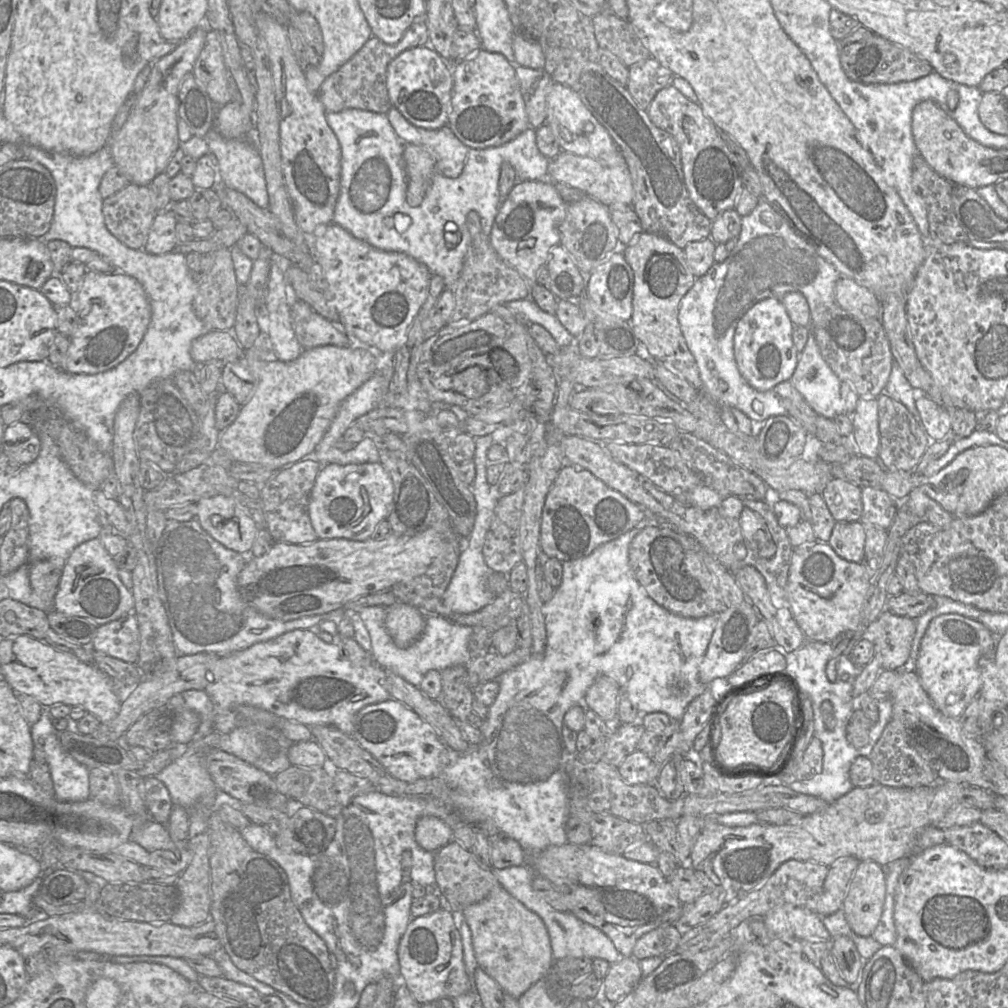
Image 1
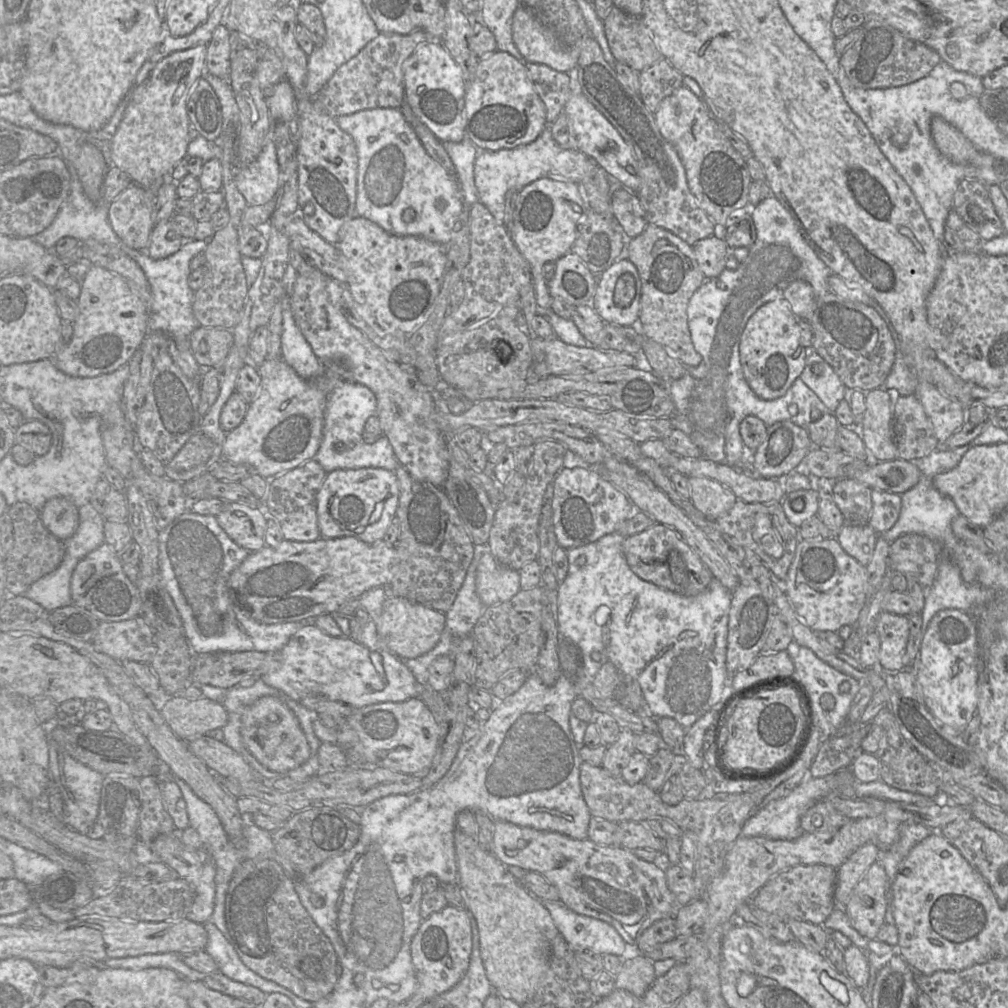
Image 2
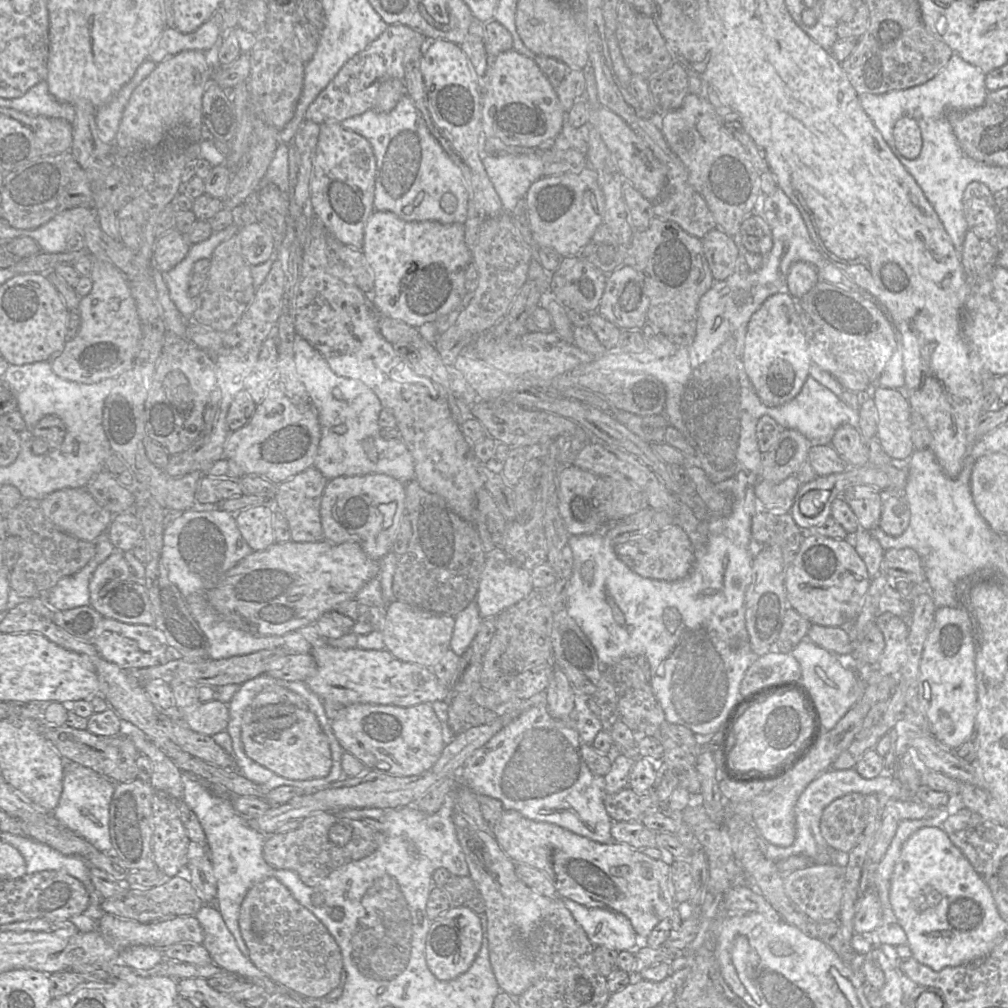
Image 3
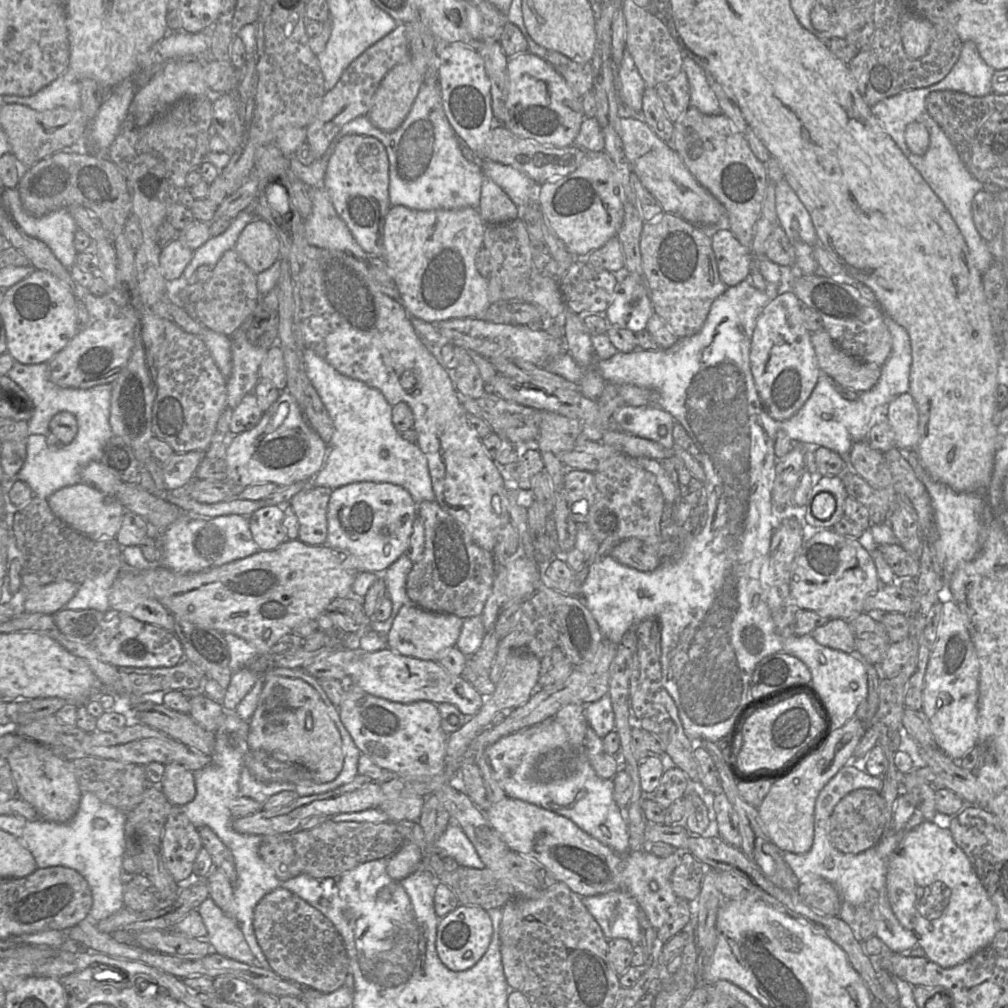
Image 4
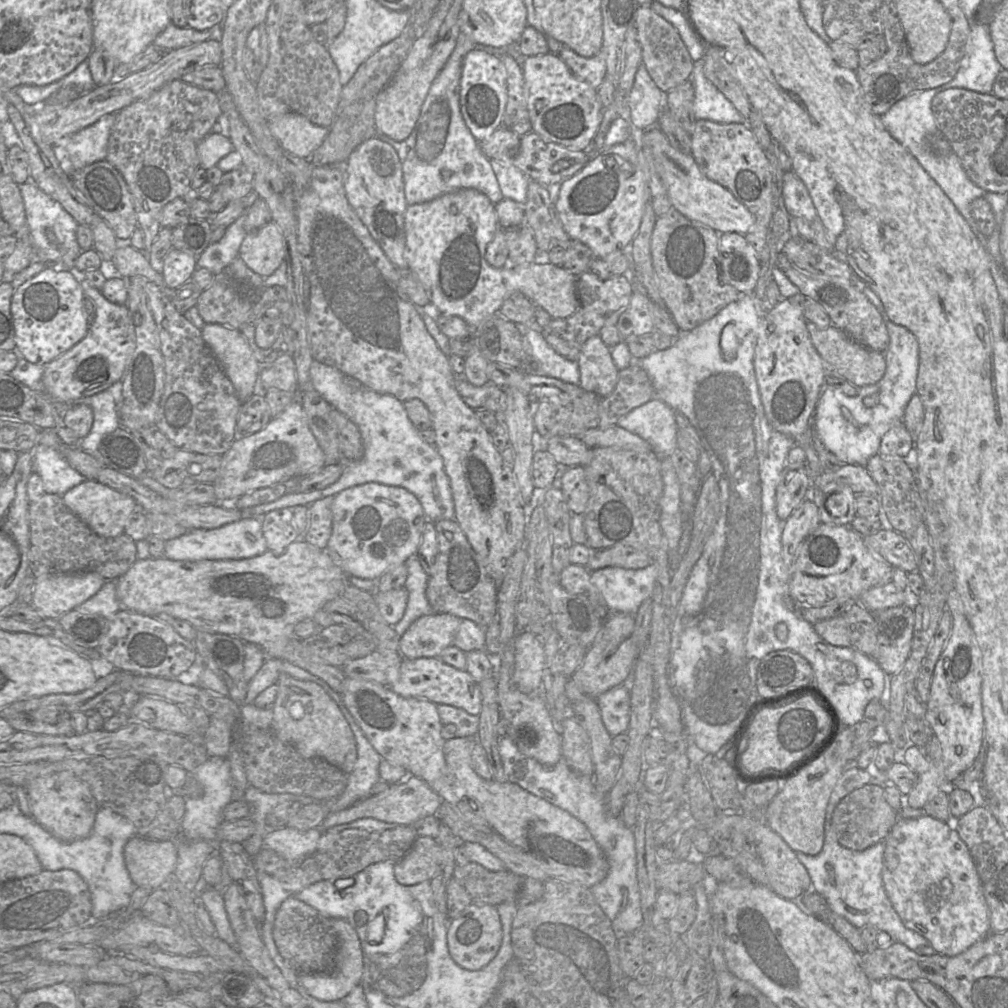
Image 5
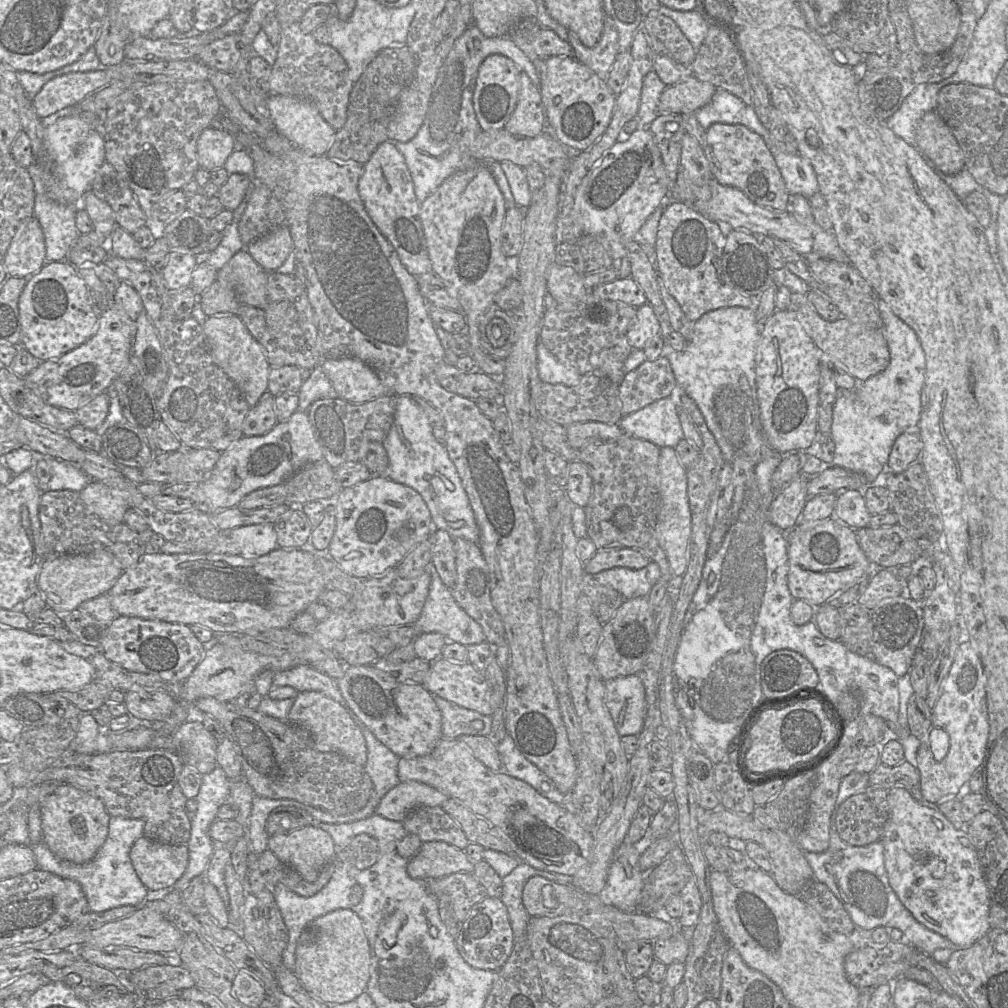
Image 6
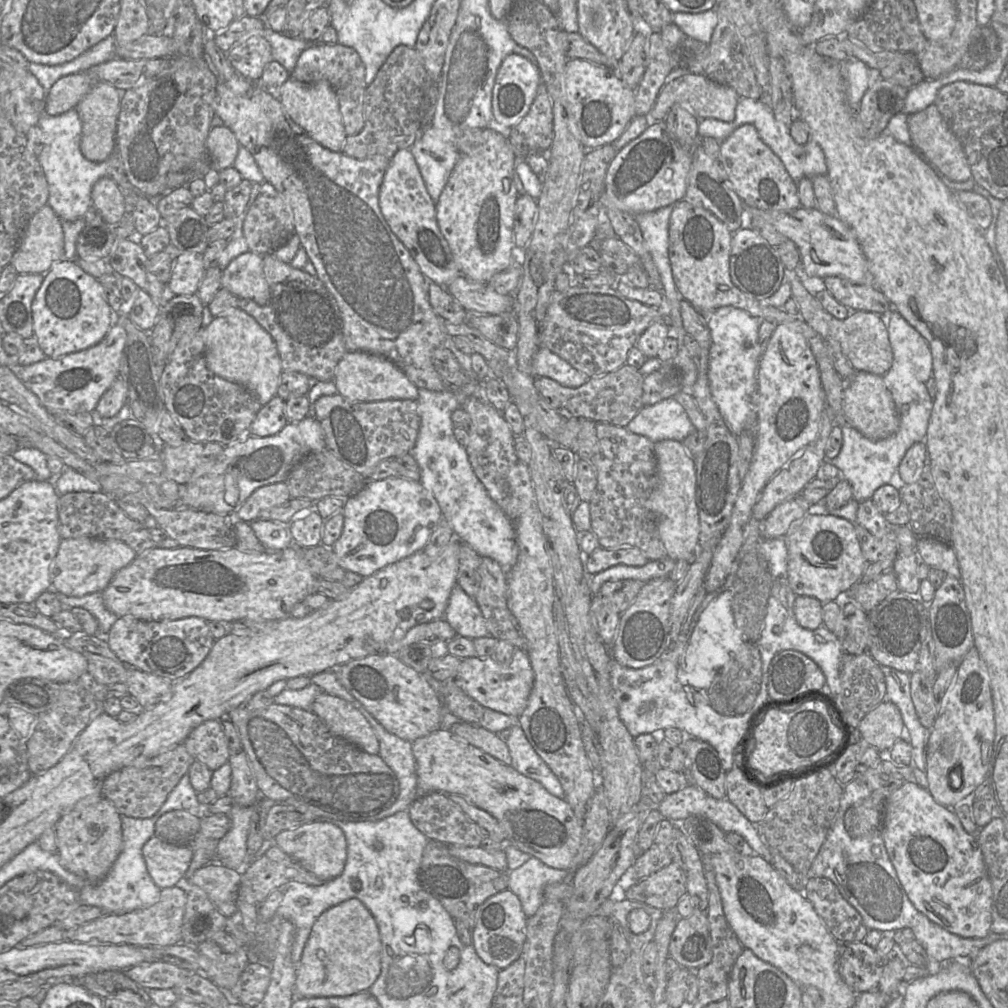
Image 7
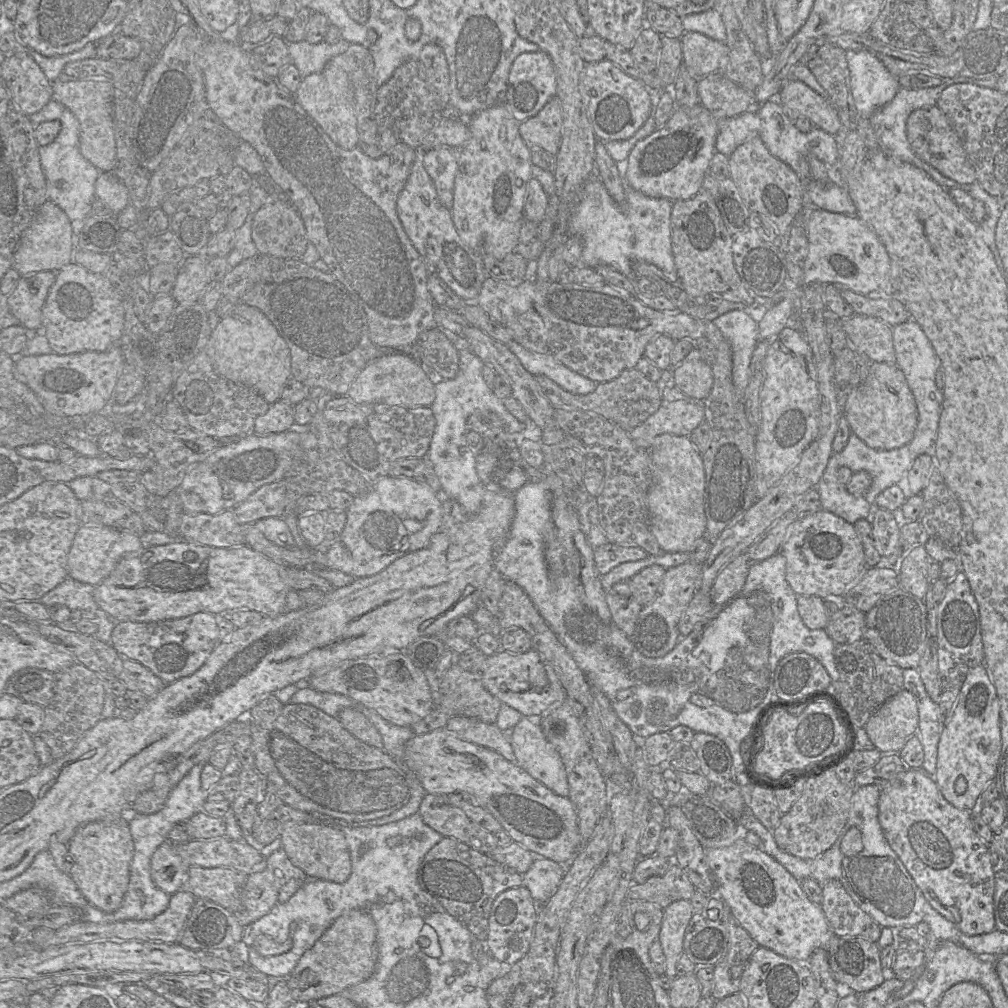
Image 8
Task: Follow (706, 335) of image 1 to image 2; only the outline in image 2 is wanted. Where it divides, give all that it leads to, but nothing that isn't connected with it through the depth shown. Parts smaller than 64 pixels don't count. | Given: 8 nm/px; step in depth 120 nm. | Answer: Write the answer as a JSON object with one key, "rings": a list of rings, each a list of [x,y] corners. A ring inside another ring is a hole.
{"rings":[[[772,193],[755,206],[751,216],[757,235],[747,258],[736,269],[725,268],[718,277],[706,279],[689,300],[688,327],[693,347],[701,356],[699,365],[687,368],[681,378],[666,381],[675,406],[670,417],[674,429],[688,435],[704,458],[730,467],[751,466],[753,451],[746,447],[739,432],[739,425],[747,416],[755,416],[769,427],[775,415],[784,415],[786,411],[790,412],[796,425],[805,425],[809,420],[808,413],[815,408],[805,401],[814,400],[816,407],[823,409],[809,388],[824,403],[828,413],[835,412],[847,390],[834,369],[813,349],[808,350],[806,366],[800,377],[782,397],[761,399],[748,385],[741,368],[739,345],[749,318],[765,303],[782,297],[784,290],[795,280],[810,283],[815,297],[824,295],[830,290],[828,277],[832,274],[804,239],[792,215]],[[813,364],[821,367],[820,375],[812,373]]]}

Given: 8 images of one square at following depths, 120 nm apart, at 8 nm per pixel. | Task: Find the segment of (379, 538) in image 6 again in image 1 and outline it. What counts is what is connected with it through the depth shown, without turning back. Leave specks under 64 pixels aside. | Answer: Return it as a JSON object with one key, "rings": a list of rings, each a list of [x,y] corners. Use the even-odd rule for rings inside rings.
{"rings":[[[380,462],[322,465],[310,494],[309,516],[319,539],[346,538],[364,541],[387,518],[394,499],[394,485]]]}

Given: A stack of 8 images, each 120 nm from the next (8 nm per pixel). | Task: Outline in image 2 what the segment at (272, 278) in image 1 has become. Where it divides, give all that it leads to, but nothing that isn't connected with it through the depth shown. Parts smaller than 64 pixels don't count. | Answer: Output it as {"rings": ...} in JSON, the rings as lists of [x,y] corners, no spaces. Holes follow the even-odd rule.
{"rings":[[[290,303],[282,311],[281,356],[304,379],[312,379],[323,373],[324,364],[313,353],[309,343],[297,327]]]}

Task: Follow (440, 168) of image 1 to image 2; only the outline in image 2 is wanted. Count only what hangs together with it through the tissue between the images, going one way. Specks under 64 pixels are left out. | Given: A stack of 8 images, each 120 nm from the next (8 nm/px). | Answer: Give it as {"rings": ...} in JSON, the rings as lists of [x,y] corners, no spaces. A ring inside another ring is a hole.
{"rings":[[[469,139],[460,142],[443,142],[456,170],[459,187],[466,202],[471,206],[478,201],[478,191],[474,181],[474,164],[479,150]]]}

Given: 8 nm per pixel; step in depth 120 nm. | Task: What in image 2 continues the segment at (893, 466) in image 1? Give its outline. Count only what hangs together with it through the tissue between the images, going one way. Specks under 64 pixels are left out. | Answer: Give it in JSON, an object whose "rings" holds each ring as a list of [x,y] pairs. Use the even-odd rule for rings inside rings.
{"rings":[[[888,390],[893,399],[892,429],[898,458],[913,462],[939,448],[933,425],[915,395],[901,396]]]}

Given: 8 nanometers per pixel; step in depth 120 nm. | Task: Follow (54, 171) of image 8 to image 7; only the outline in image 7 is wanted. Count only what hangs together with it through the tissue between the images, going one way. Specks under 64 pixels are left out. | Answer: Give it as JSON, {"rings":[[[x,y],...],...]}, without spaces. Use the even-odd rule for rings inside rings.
{"rings":[[[76,109],[54,117],[46,116],[44,120],[39,120],[38,126],[45,134],[45,147],[38,160],[48,183],[48,205],[61,220],[83,218],[92,205],[93,186],[99,179],[108,176],[109,160],[95,163],[82,154],[82,123]]]}

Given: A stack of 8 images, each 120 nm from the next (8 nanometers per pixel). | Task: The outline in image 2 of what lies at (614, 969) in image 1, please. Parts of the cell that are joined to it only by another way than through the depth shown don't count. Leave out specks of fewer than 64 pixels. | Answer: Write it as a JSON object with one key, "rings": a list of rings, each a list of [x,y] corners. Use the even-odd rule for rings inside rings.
{"rings":[[[643,955],[624,960],[621,971],[616,975],[615,989],[642,997],[656,979],[654,962]]]}

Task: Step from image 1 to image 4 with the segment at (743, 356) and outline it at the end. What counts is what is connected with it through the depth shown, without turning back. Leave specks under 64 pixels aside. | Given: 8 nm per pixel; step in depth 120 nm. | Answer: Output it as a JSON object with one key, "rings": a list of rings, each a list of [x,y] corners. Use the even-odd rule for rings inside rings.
{"rings":[[[793,292],[778,294],[766,304],[756,321],[749,354],[751,372],[762,405],[777,421],[785,421],[798,412],[811,395],[822,374],[811,344],[810,334],[804,322],[802,304]]]}

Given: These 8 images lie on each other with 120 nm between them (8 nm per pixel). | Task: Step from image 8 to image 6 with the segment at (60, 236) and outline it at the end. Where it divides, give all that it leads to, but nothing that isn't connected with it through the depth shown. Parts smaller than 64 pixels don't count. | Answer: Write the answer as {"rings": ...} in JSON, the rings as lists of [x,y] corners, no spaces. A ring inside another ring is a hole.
{"rings":[[[34,217],[16,235],[2,264],[9,277],[29,278],[39,272],[46,263],[44,233],[39,221]]]}

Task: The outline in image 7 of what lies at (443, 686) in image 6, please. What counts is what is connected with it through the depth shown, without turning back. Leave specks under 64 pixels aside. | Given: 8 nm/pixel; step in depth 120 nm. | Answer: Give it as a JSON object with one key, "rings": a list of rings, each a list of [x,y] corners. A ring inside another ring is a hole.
{"rings":[[[516,647],[510,664],[498,663],[493,657],[462,659],[454,680],[465,693],[485,708],[518,718],[533,688],[534,672],[527,652]]]}

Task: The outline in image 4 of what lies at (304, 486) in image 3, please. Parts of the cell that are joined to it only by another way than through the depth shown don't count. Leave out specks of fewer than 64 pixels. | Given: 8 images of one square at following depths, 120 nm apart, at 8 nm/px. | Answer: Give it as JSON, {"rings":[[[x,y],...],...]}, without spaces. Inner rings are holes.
{"rings":[[[309,484],[289,501],[299,522],[298,540],[308,545],[324,545],[328,533],[327,509],[333,489]]]}

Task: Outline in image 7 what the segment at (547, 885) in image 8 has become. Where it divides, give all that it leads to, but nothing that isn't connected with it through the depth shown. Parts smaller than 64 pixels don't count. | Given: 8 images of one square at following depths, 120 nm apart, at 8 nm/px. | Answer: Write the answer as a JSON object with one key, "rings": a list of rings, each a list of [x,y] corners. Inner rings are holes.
{"rings":[[[531,856],[524,864],[508,872],[508,888],[515,893],[527,918],[533,916],[544,901],[545,886],[570,881],[569,871],[552,868]]]}

